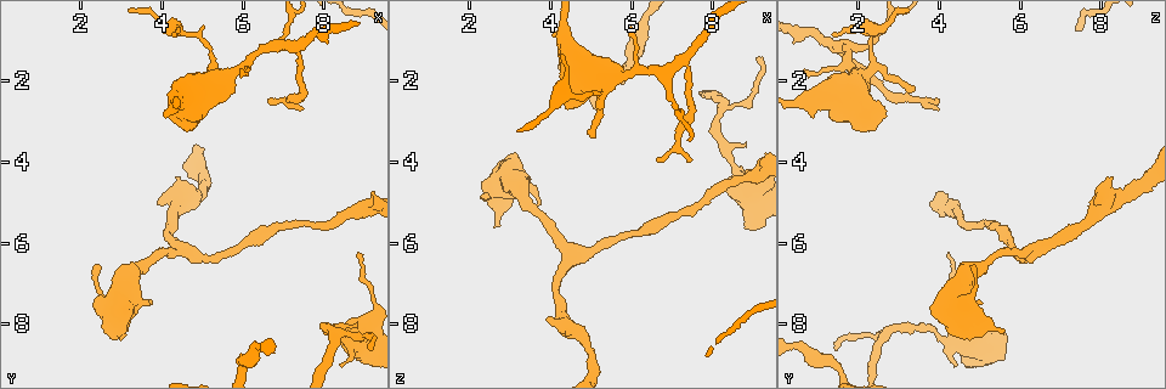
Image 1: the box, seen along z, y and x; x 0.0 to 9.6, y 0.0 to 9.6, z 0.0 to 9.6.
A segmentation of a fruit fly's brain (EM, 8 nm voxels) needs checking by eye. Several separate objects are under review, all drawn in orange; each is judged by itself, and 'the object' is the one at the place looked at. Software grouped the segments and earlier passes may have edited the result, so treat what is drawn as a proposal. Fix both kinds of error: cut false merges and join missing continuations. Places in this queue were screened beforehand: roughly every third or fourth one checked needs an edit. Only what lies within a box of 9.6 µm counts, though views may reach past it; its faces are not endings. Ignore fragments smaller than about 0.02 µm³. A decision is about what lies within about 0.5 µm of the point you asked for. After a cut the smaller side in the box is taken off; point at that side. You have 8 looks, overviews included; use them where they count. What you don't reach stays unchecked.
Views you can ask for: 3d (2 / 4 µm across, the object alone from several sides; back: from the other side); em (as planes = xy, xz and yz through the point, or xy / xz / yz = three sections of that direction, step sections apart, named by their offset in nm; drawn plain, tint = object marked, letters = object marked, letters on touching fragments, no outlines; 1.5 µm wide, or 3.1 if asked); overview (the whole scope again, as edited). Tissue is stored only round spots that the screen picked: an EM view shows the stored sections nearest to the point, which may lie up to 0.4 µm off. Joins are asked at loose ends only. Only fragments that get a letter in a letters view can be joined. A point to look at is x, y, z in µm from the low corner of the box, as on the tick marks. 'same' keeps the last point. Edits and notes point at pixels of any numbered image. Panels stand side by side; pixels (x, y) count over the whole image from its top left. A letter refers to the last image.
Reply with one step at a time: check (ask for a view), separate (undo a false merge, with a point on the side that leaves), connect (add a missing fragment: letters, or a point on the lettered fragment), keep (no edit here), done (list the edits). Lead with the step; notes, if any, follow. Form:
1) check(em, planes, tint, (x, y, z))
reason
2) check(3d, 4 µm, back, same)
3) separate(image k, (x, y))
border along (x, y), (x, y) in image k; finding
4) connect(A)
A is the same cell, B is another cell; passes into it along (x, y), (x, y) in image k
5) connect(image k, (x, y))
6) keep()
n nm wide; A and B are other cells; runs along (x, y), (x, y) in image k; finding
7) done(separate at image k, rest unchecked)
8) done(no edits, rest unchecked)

check(3d, 2 µm, (5.05, 2.25, 3.35))
thin end

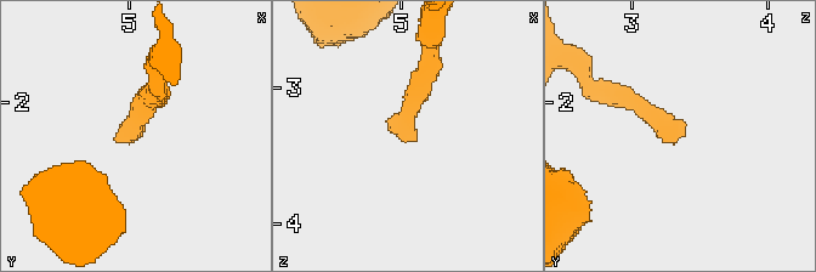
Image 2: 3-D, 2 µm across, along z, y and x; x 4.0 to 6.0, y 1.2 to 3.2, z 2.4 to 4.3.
check(em, xz, step 8, letters, (5.08, 2.28, 3.34))
now the EM

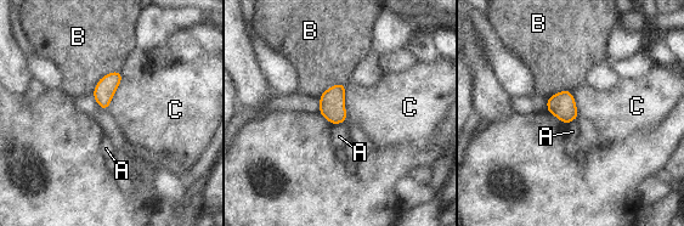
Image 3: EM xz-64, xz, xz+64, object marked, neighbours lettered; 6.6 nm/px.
keep()
C touches over 240 nm; A, B and C are other cells; border along (348, 84), (344, 90), (345, 120) in image 3; no lettered fragment goes on from it

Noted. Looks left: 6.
check(em, xz, step 8, tint, (8.45, 9.05, 4.40))
branch stops here

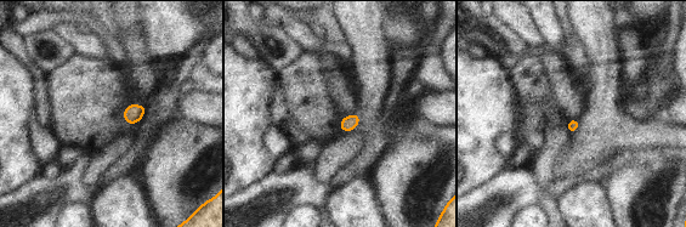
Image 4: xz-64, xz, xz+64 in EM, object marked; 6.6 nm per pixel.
check(em, planes, letters, same)

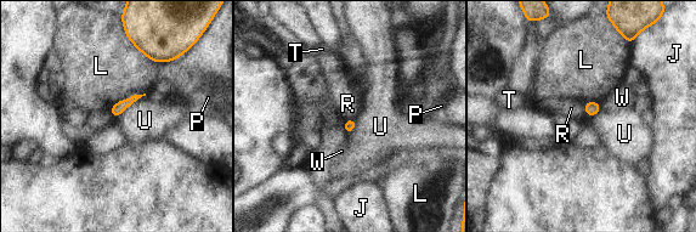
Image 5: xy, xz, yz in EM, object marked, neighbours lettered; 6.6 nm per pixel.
keep()
J, L, P, R, T, U and W are other cells; border along (145, 95), (128, 106), (114, 119) in image 5; no lettered fragment goes on from it

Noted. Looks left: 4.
check(em, planes, letters, (2.60, 8.20, 5.55))
free end

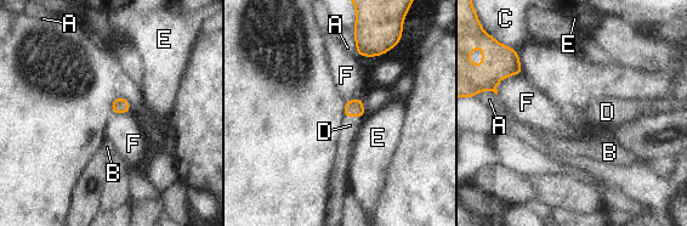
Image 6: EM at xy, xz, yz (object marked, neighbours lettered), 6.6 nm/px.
connect(D)
D is the same cell, A, B, C, E and F are other cells; passes into it along (353, 107), (353, 116), (350, 125) in image 6; it goes on there

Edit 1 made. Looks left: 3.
done(connect at image 6, rest unchecked)

